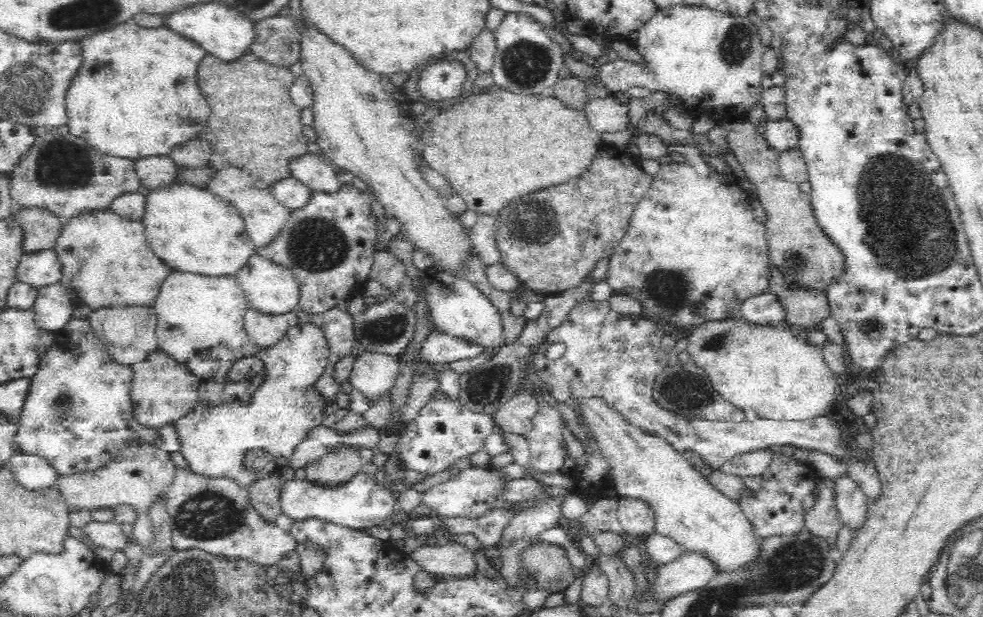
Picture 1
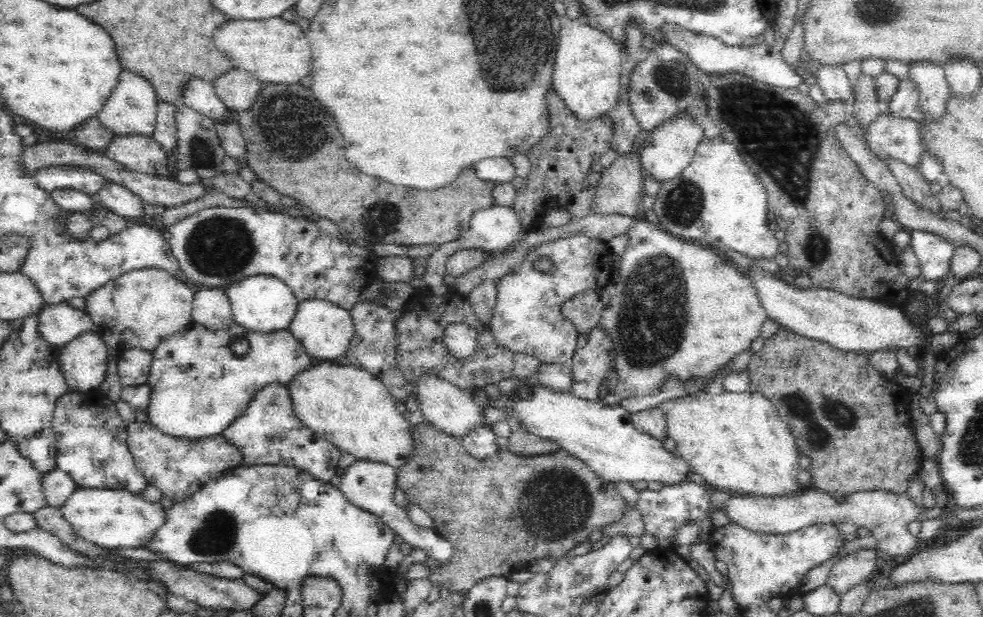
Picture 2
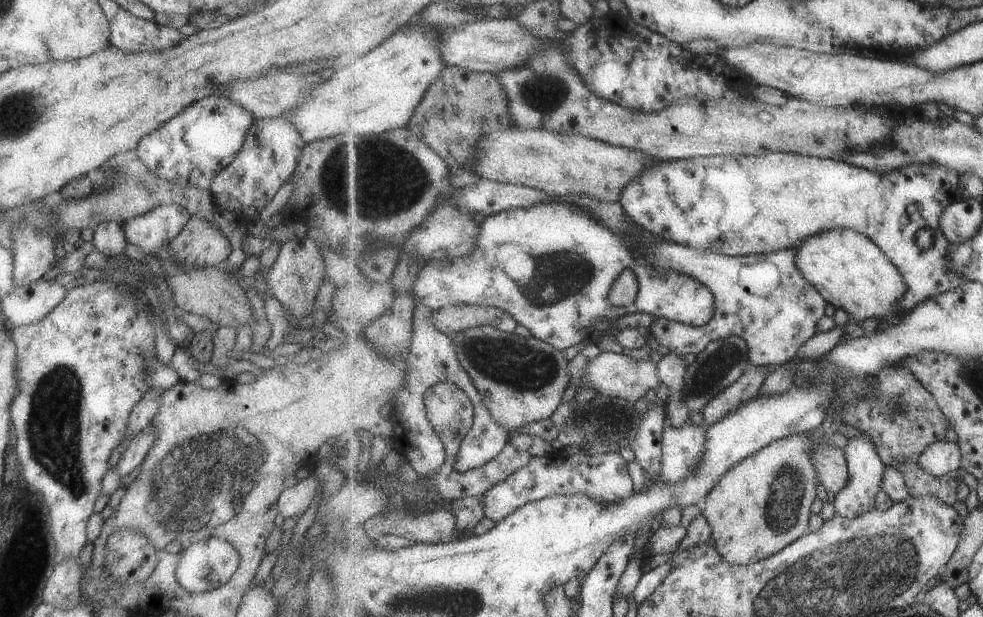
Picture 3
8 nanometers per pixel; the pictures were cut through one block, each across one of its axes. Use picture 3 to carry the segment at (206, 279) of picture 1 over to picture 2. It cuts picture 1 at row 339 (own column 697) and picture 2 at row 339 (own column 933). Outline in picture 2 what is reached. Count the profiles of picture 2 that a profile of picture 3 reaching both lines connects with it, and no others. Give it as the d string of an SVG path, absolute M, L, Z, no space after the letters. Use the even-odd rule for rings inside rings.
M192 320L183 328L183 330L176 331L174 334L171 334L168 338L165 338L162 342L160 342L160 344L156 347L156 350L153 350L151 353L152 362L149 370L148 382L146 382L151 392L148 398L148 408L146 408L148 422L154 425L158 430L163 431L164 434L172 435L176 438L176 440L181 440L183 438L208 438L216 434L223 434L224 429L228 428L228 426L232 424L232 421L235 418L238 418L238 416L246 410L248 402L252 400L253 395L256 394L257 390L260 390L262 386L266 386L266 384L270 382L279 382L286 387L288 380L292 378L294 374L298 374L300 370L304 370L309 363L314 361L314 358L307 353L304 346L300 344L300 341L294 338L294 335L289 329L277 330L273 333L262 333L256 330L248 330L247 327L240 326L235 322L230 322L226 327L212 330L210 327L202 326L199 322L194 322ZM236 336L242 336L242 338L246 338L246 340L250 341L250 352L248 352L244 358L234 357L232 350L230 350L230 340L232 340L232 338L236 338Z

